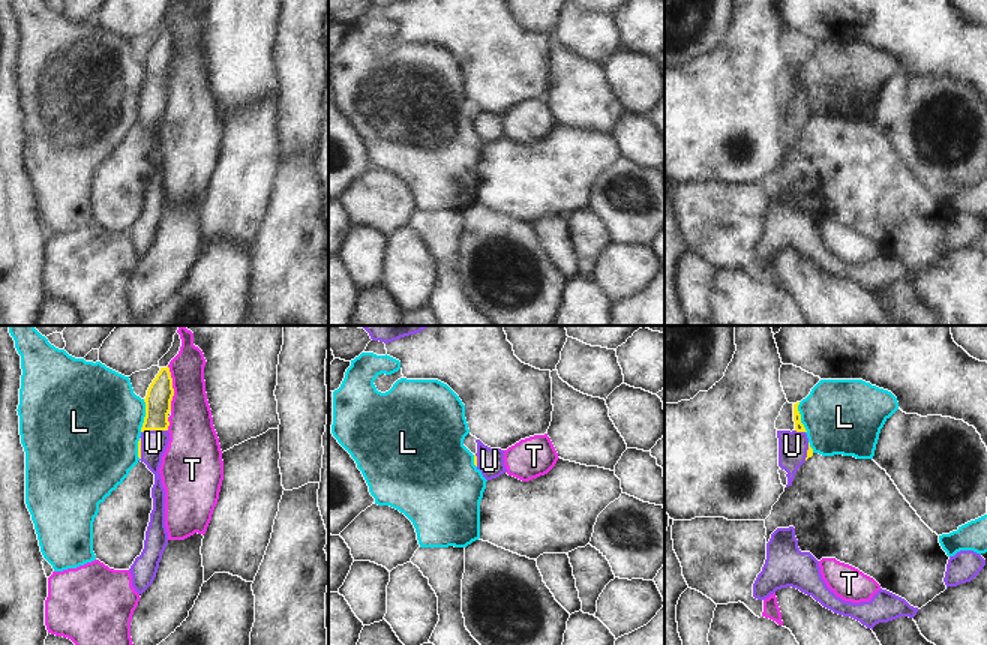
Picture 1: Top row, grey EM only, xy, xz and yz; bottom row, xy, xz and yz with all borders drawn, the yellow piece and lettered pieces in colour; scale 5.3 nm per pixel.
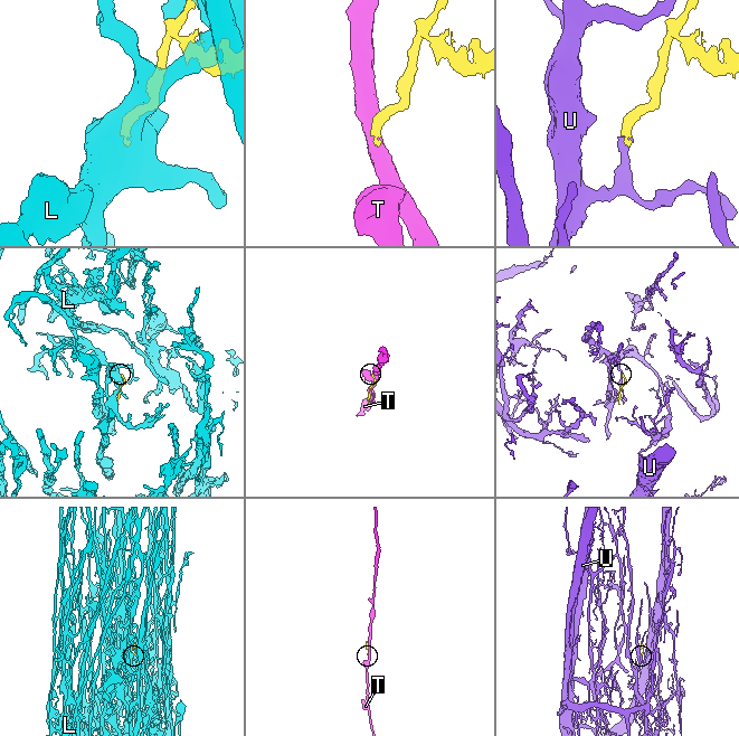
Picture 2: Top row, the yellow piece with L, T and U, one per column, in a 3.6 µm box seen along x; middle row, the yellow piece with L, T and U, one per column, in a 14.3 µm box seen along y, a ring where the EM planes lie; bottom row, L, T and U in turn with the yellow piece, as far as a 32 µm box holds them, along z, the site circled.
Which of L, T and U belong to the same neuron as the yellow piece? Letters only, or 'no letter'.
U

